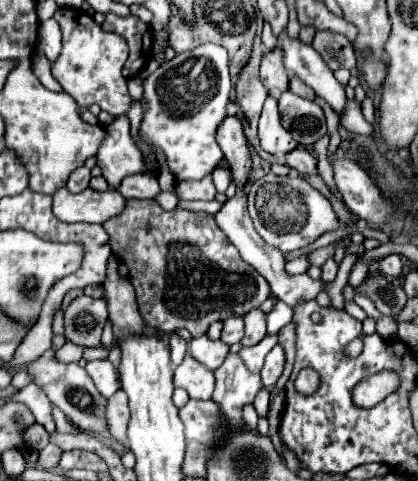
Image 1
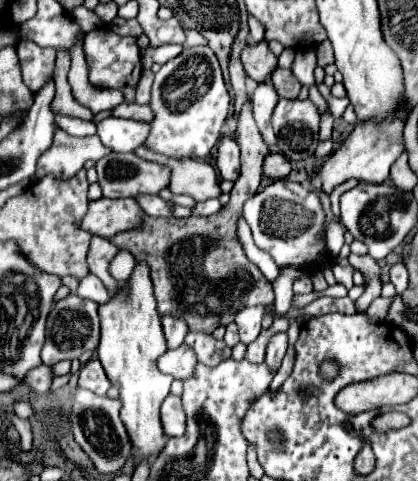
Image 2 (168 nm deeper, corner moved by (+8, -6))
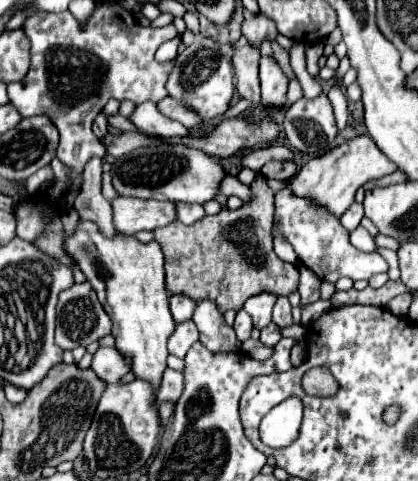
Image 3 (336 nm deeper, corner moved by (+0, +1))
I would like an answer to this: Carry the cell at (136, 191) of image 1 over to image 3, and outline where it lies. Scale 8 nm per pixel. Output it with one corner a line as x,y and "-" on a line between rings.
184,203
184,205
176,205
178,209
178,219
184,223
184,225
194,225
198,223
200,219
204,219
206,211
202,205
190,205
190,203

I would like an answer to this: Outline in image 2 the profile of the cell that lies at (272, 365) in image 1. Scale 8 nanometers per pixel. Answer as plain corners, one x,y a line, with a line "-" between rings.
284,332
272,336
272,340
270,340
268,348
266,348
266,360
264,360
272,374
278,372
280,362
282,362
282,358
284,358
284,354
286,354
286,348
288,348
288,338
286,338

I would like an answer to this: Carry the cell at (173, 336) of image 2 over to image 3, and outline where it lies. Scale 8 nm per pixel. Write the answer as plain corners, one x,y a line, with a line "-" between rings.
170,295
170,311
176,323
192,319
192,309
196,309
196,303
188,295

